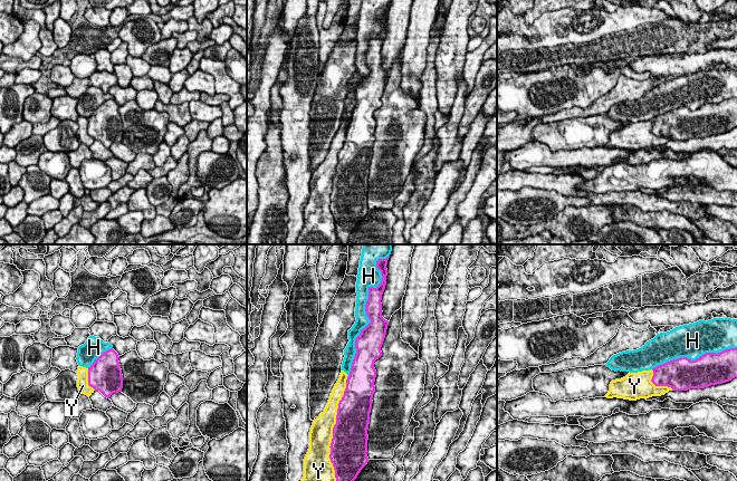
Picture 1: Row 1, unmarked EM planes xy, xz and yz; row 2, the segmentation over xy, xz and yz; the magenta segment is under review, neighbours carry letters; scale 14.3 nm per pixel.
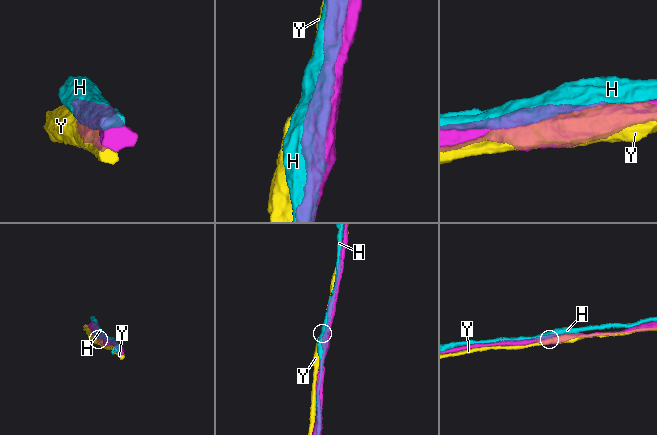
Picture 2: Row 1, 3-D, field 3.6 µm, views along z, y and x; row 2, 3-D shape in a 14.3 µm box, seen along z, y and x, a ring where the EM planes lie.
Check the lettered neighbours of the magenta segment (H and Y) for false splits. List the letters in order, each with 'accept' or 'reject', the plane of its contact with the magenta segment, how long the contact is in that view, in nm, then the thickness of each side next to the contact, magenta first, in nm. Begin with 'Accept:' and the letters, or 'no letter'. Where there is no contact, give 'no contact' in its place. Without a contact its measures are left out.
Accept: no letter
H: reject; meets magenta in xz; contact 1850 nm long; 240 nm thick on the magenta side, 190 nm on the other
Y: reject; meets magenta in xz; contact 1500 nm long; 500 nm thick on the magenta side, 340 nm on the other

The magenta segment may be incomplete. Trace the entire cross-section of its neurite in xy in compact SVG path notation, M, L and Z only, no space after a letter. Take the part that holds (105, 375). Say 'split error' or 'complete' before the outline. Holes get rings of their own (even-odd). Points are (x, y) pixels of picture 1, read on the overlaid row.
complete; M112 348L104 352L88 367L88 385L109 398L113 393L122 392L123 375L118 354Z

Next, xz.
complete; M390 256L376 261L382 281L376 288L368 287L365 311L371 323L355 339L356 354L346 379L344 395L338 403L329 446L329 459L336 481L354 481L368 462L367 430L376 377L374 362L382 356L381 347L389 325L382 317L381 304L386 285L389 258Z

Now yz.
complete; M737 348L725 349L718 354L706 353L696 360L680 357L659 365L654 368L651 382L655 386L668 386L673 391L688 391L690 388L705 388L722 384L737 377Z

